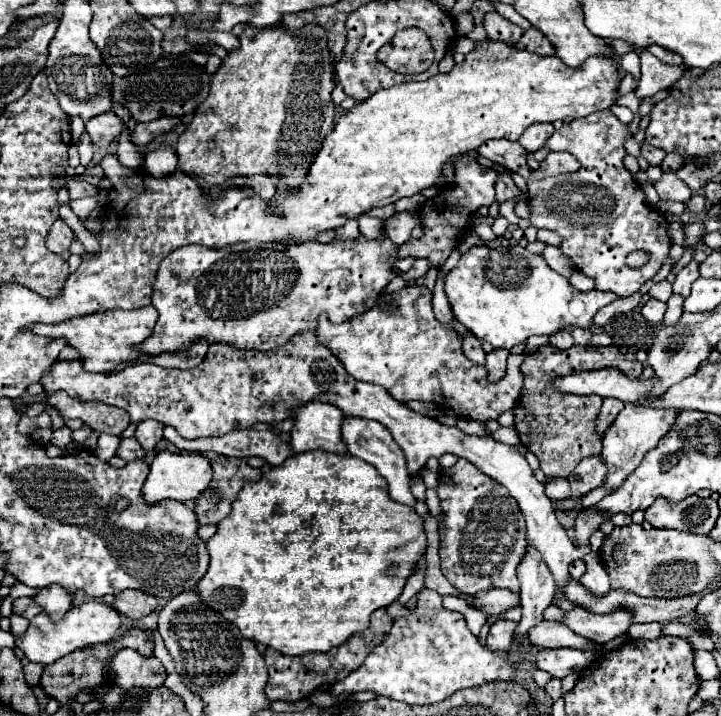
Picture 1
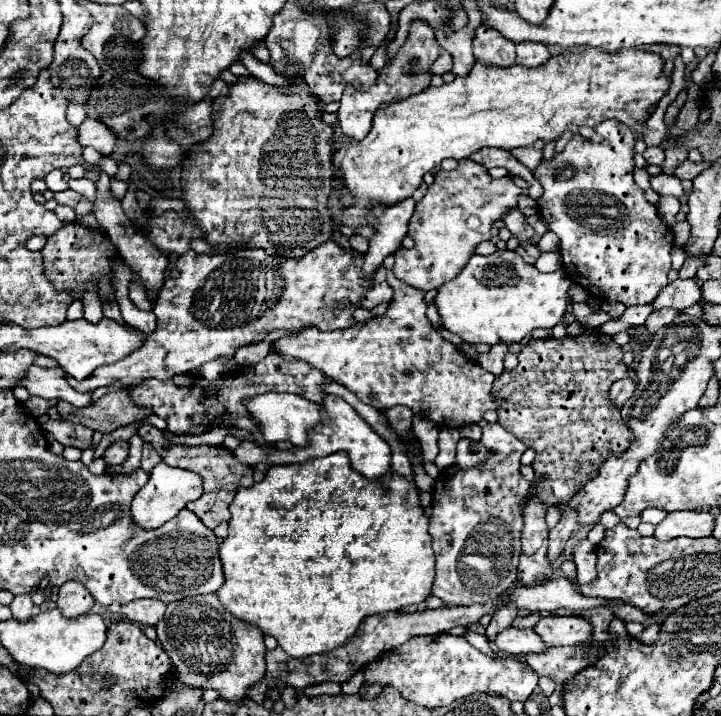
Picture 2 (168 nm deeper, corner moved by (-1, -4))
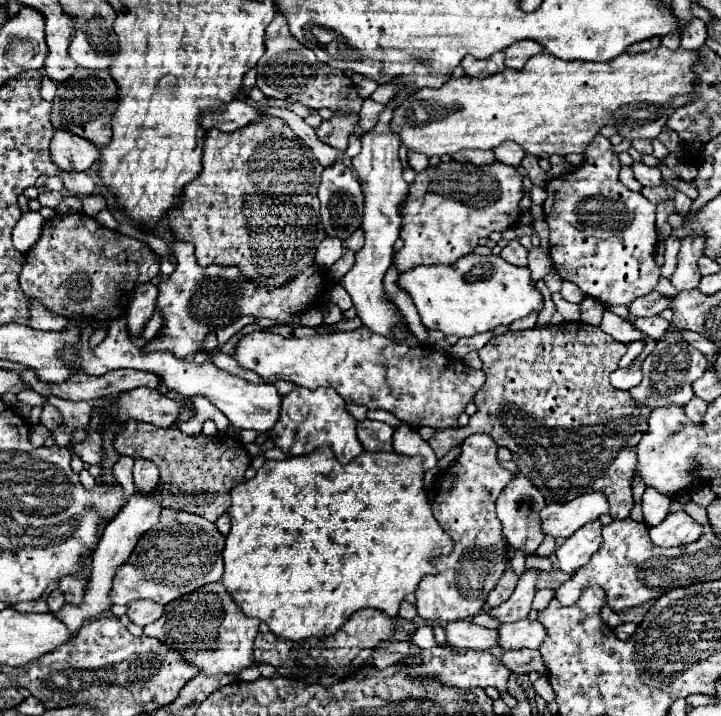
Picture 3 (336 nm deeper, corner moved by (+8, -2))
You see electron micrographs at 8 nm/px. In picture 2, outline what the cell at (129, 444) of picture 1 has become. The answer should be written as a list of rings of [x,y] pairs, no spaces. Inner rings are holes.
[[[115,441],[105,451],[103,459],[105,459],[107,465],[121,465],[127,459],[127,455],[129,455],[129,443],[127,441]]]

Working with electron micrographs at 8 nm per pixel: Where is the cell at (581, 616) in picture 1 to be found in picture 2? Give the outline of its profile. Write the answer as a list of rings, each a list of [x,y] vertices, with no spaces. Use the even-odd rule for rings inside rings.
[[[549,615],[543,617],[533,631],[537,631],[547,647],[555,645],[577,645],[577,643],[587,643],[593,635],[593,627],[587,619],[581,619],[577,615],[569,617],[557,617]]]

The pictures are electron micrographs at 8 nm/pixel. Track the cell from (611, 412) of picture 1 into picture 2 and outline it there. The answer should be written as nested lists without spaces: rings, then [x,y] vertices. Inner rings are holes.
[[[620,379],[614,382],[609,389],[609,397],[618,409],[633,396],[636,389],[632,379]]]

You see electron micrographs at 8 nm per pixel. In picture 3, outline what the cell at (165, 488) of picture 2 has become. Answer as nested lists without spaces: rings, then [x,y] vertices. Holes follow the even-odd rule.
[[[134,493],[132,499],[128,501],[128,505],[124,509],[120,509],[120,513],[106,525],[104,529],[104,535],[98,543],[98,547],[94,549],[92,553],[92,563],[90,563],[90,581],[88,581],[88,587],[84,589],[84,601],[80,605],[64,605],[60,611],[56,611],[54,615],[68,627],[68,631],[72,635],[78,635],[78,631],[82,629],[84,623],[92,621],[92,619],[98,619],[106,613],[110,613],[112,609],[112,601],[110,601],[110,589],[112,589],[112,579],[116,577],[118,573],[118,565],[128,561],[128,557],[132,555],[132,549],[136,547],[138,539],[152,527],[158,523],[158,517],[160,517],[160,497],[156,493],[150,493],[150,495],[144,495],[144,493]]]

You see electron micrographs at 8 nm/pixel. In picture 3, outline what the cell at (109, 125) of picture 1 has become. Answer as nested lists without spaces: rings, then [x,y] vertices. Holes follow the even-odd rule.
[[[58,129],[50,141],[50,157],[62,171],[86,171],[98,155],[96,145],[64,129]]]

